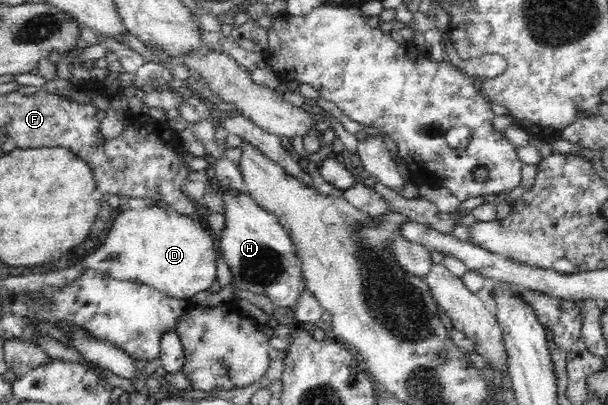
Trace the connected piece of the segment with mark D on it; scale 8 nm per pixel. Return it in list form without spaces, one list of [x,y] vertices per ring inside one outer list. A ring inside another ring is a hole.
[[[156,204],[140,210],[124,205],[118,207],[118,216],[102,246],[76,266],[92,267],[110,278],[138,281],[171,297],[189,300],[208,290],[217,278],[217,253],[210,230],[188,215]]]

